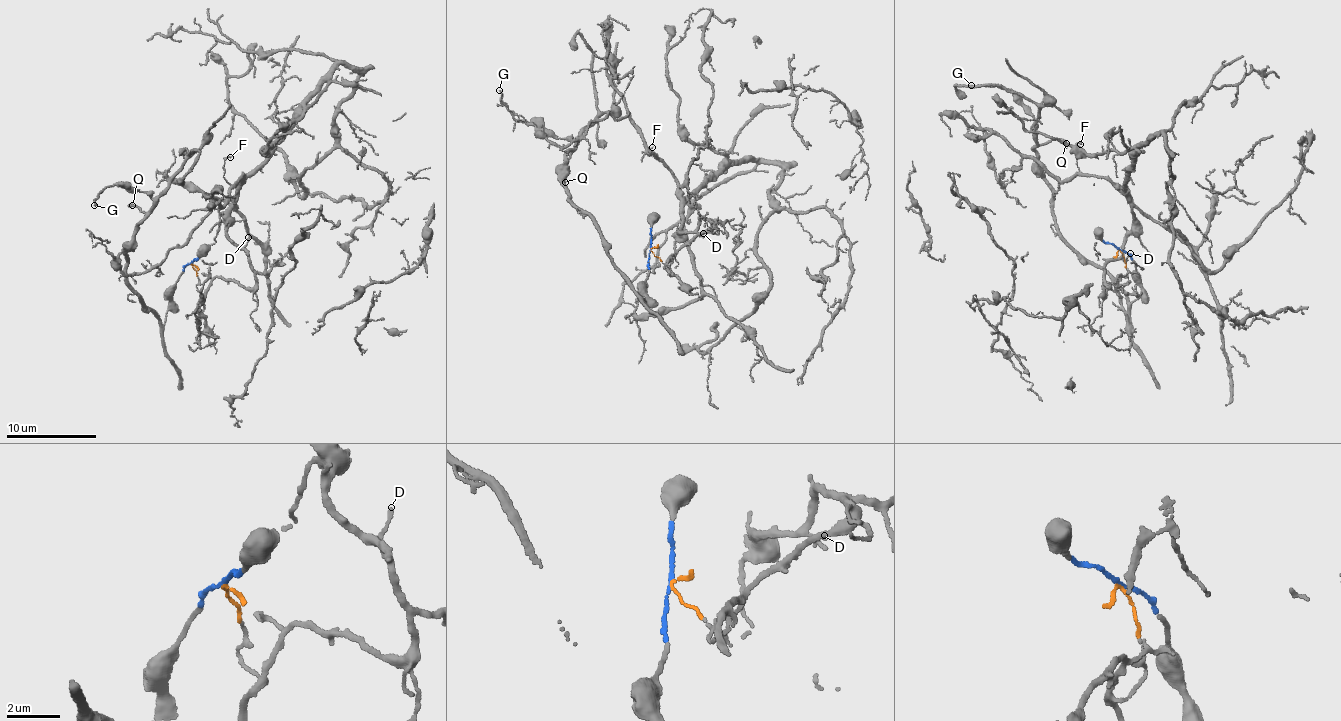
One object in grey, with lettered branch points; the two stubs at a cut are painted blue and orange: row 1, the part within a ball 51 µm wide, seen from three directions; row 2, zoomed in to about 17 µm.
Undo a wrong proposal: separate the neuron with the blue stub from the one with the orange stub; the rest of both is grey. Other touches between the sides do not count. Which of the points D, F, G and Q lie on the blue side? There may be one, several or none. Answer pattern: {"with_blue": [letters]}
{"with_blue": ["G", "Q"]}

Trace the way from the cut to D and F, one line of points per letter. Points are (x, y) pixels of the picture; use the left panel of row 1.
D: (190, 264), (196, 270), (195, 286), (204, 295), (218, 277), (253, 286), (255, 270), (242, 248), (248, 236)
F: (190, 264), (204, 295), (218, 277), (255, 284), (251, 259), (228, 236), (243, 177), (224, 178), (231, 156)

